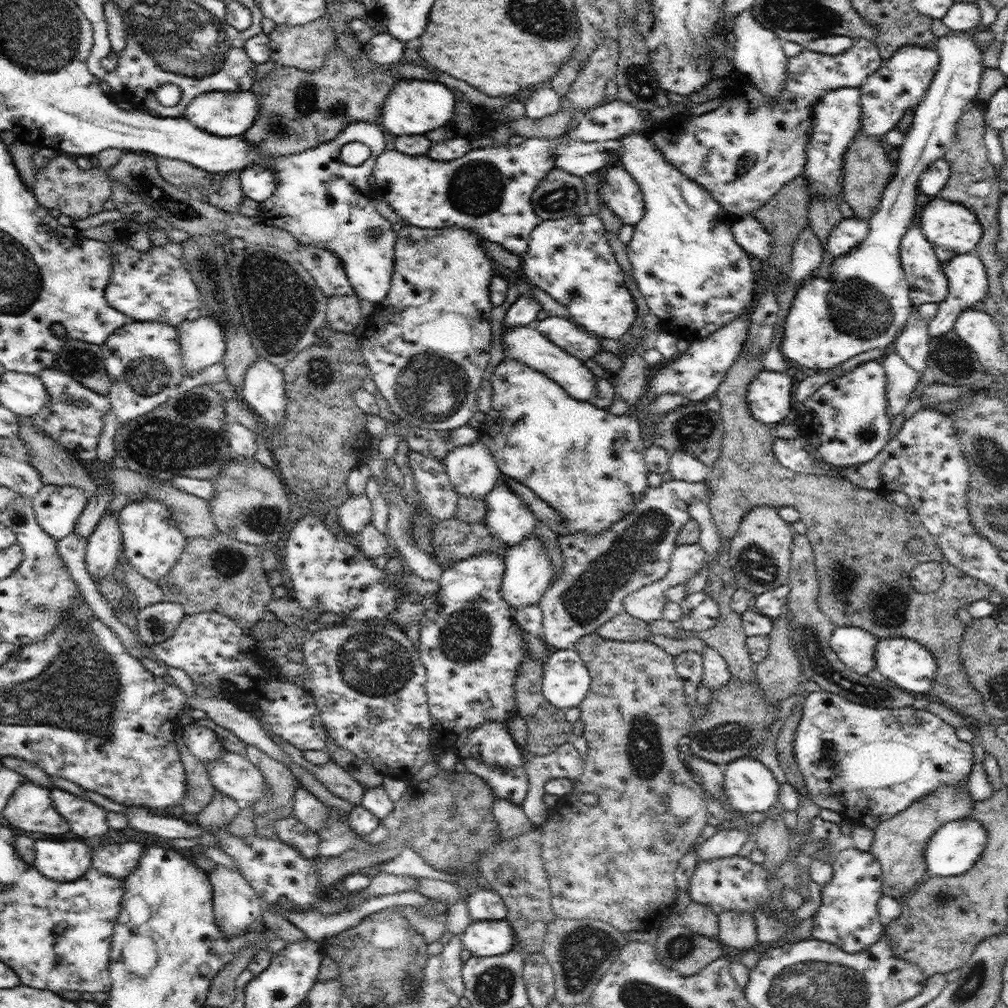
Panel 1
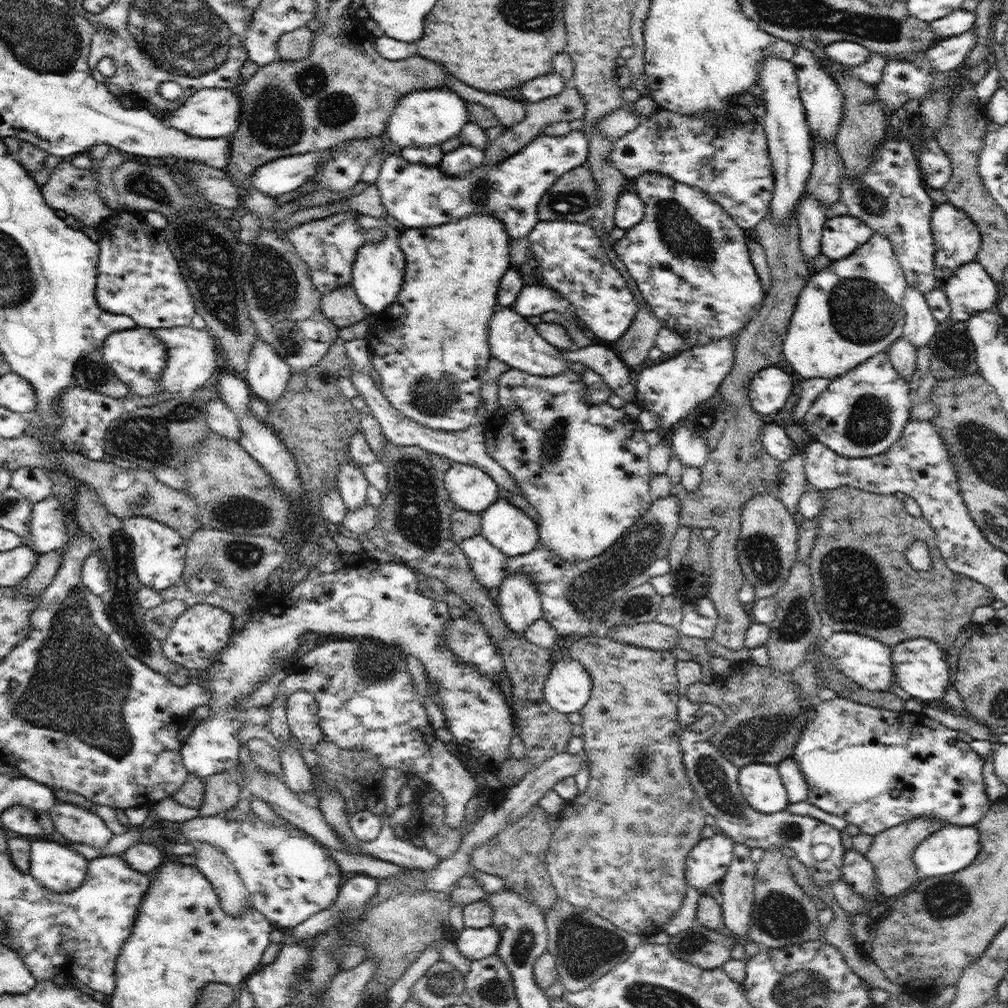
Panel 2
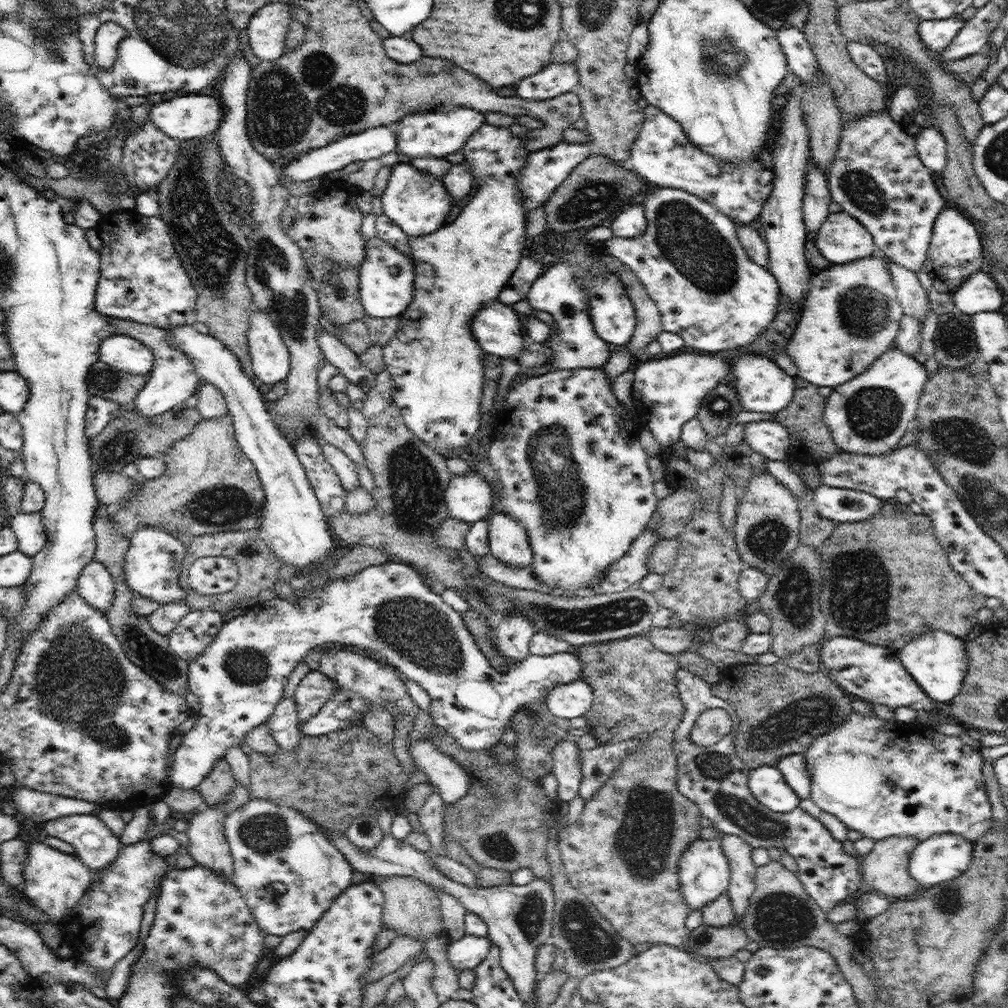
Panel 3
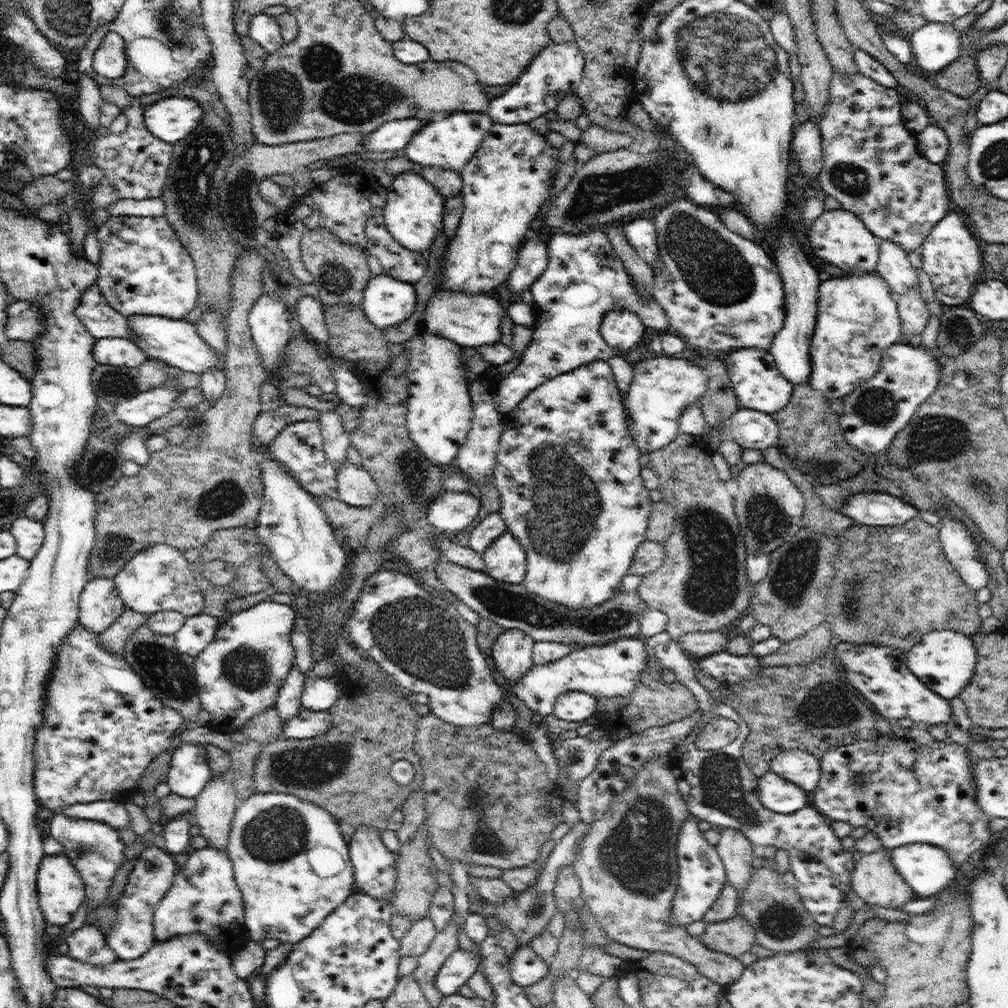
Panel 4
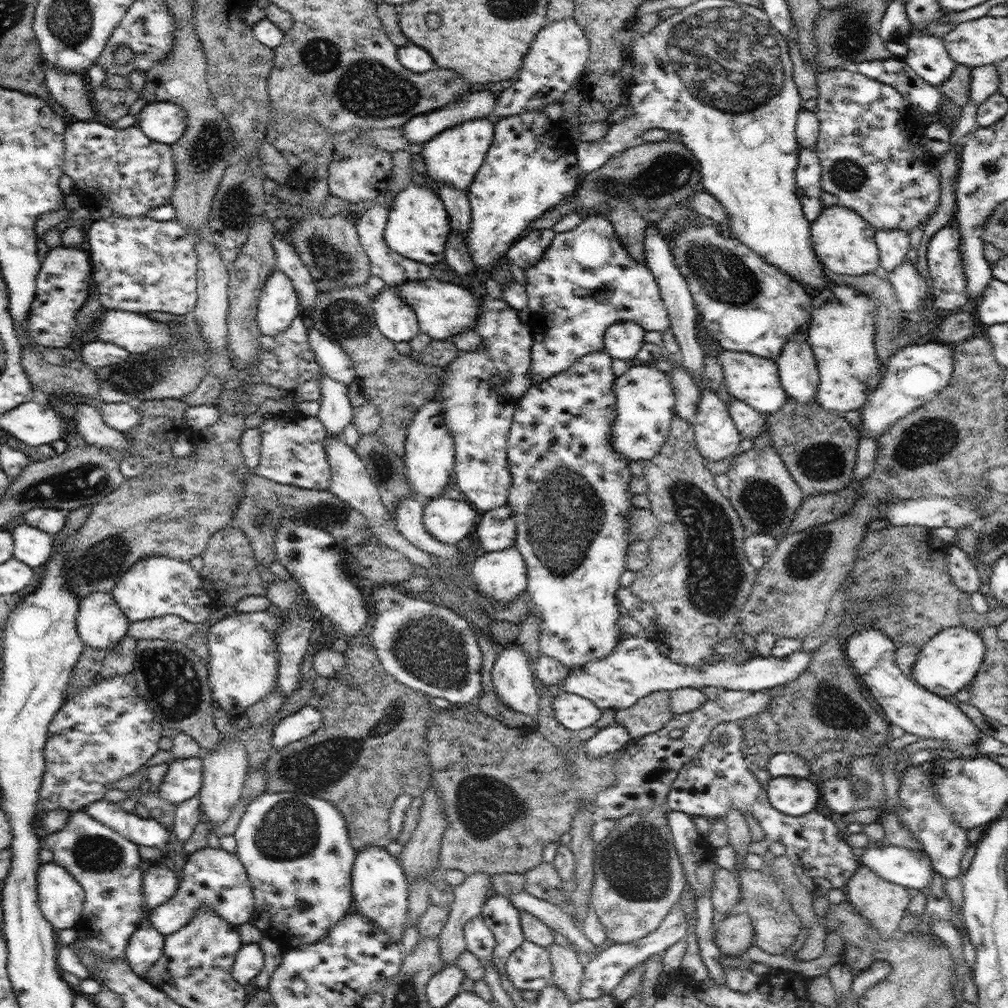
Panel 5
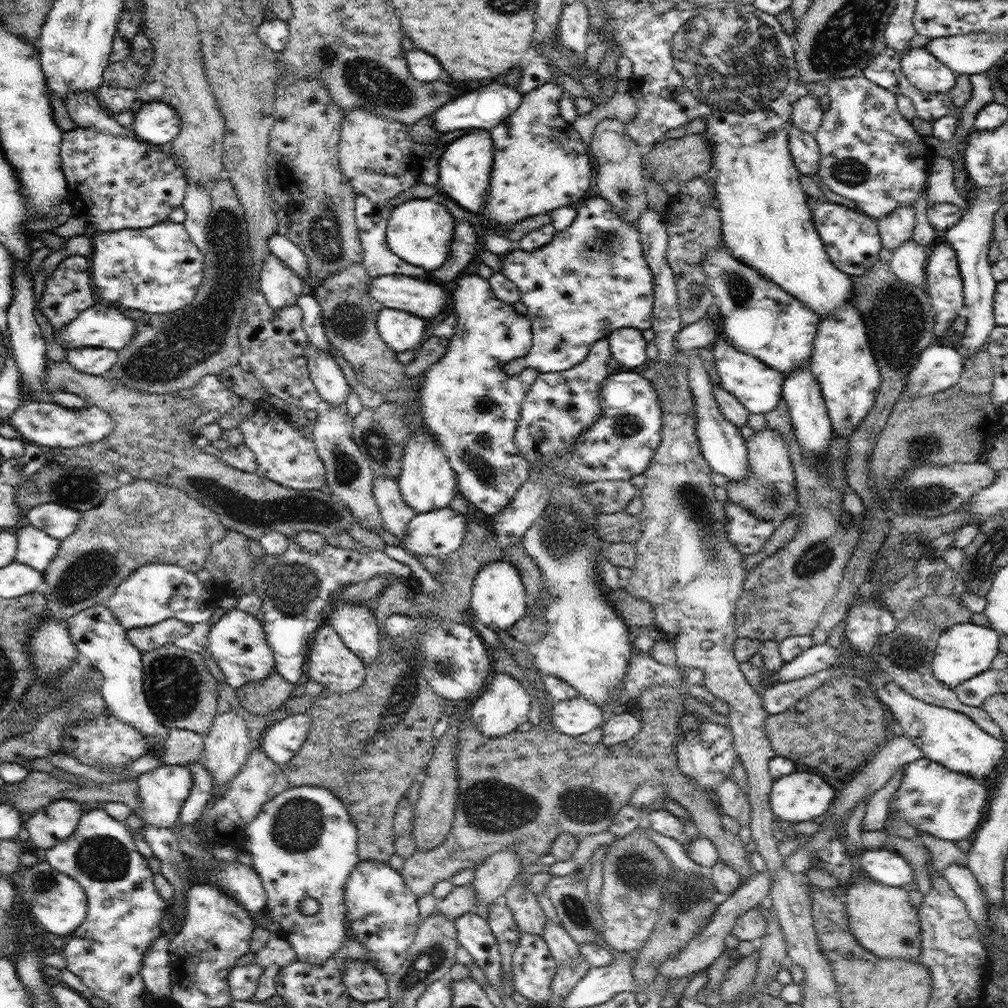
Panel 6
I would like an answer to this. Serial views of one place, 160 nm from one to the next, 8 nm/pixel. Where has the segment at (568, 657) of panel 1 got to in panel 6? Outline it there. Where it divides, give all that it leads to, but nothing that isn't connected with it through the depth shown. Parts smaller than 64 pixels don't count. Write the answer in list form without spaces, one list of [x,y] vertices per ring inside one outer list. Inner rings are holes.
[[[580,695],[572,700],[555,702],[551,712],[554,727],[570,737],[599,728],[606,719],[606,712],[602,708]]]

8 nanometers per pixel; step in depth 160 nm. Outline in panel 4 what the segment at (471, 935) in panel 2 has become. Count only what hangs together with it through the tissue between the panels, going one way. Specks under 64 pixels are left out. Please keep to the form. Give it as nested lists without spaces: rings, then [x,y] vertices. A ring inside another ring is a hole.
[[[459,948],[454,954],[441,964],[436,973],[434,986],[442,995],[453,995],[460,986],[467,984],[474,972],[479,970],[479,950],[462,950]]]

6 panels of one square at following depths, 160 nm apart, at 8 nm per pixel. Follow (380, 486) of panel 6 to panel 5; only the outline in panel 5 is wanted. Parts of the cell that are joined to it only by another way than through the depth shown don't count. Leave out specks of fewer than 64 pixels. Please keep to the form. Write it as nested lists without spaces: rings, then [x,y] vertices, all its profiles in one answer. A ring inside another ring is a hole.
[[[417,497],[400,499],[395,512],[395,525],[410,544],[418,549],[443,558],[455,557],[463,565],[465,556],[461,545],[442,544],[436,540],[423,523],[424,502]]]

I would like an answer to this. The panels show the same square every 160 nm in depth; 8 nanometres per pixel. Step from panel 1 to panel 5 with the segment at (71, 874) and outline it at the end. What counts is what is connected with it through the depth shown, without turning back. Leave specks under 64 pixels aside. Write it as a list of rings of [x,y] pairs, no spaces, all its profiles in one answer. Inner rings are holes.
[[[50,862],[36,873],[38,904],[44,918],[56,929],[73,928],[83,913],[85,892],[64,867]]]

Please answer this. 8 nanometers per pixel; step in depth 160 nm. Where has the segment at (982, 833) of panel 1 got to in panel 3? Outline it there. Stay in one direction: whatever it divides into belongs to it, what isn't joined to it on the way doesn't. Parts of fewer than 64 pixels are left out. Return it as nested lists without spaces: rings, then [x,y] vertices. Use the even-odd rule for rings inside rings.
[[[951,832],[933,834],[932,837],[919,842],[914,847],[909,859],[909,873],[914,880],[918,881],[920,888],[936,886],[941,882],[957,878],[971,866],[973,846],[974,842],[959,834]]]

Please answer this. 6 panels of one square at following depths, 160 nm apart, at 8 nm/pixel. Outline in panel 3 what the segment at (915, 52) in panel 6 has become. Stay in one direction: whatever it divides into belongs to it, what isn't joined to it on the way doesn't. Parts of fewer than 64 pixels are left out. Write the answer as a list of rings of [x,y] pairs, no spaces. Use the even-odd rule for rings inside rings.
[[[960,15],[944,20],[923,20],[919,24],[919,35],[930,52],[940,60],[943,49],[956,38],[965,22]]]

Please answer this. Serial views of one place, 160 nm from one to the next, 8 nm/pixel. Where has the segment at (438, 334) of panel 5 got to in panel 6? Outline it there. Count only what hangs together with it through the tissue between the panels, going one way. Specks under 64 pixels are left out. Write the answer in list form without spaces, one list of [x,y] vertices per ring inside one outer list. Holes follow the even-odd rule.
[[[397,274],[369,279],[370,286],[367,291],[372,301],[380,302],[386,308],[394,308],[418,315],[428,322],[432,322],[432,319],[442,312],[446,303],[453,301],[452,287],[449,285],[436,284],[433,281]]]

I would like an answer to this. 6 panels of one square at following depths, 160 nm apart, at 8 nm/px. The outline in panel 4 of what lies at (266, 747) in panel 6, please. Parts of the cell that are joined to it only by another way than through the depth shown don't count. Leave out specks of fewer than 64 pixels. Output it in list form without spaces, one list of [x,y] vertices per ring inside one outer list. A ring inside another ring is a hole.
[[[300,707],[296,717],[284,724],[282,736],[287,740],[320,737],[332,726],[332,715],[329,710],[315,711]]]

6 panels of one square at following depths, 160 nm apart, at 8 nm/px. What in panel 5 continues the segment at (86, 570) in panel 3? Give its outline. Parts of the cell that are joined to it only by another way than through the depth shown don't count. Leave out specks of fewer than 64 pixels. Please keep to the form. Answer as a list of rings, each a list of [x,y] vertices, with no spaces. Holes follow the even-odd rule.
[[[94,592],[80,601],[77,632],[85,647],[106,651],[122,643],[130,621],[111,593]]]

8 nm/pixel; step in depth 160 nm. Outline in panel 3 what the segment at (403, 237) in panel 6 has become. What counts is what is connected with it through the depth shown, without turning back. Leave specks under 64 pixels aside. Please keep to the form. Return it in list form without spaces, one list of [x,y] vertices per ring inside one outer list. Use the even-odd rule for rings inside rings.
[[[402,158],[392,166],[387,187],[381,194],[383,213],[410,237],[422,237],[444,226],[453,204],[443,182],[427,171],[416,169]]]

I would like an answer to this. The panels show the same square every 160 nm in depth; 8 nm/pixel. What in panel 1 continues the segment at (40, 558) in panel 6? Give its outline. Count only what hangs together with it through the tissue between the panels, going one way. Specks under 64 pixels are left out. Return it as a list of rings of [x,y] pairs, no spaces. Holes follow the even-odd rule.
[[[52,484],[43,485],[32,501],[36,522],[56,541],[73,532],[88,502],[81,488]]]

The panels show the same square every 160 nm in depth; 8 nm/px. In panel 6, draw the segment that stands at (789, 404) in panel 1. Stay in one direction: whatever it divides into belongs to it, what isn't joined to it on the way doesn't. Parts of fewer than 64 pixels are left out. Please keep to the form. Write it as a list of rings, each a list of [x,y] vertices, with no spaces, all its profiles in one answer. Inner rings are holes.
[[[718,336],[716,339],[717,342],[712,344],[711,349],[722,387],[733,394],[752,414],[766,414],[776,408],[776,405],[782,399],[785,375],[775,368],[770,368],[754,355],[736,350],[722,336]]]

